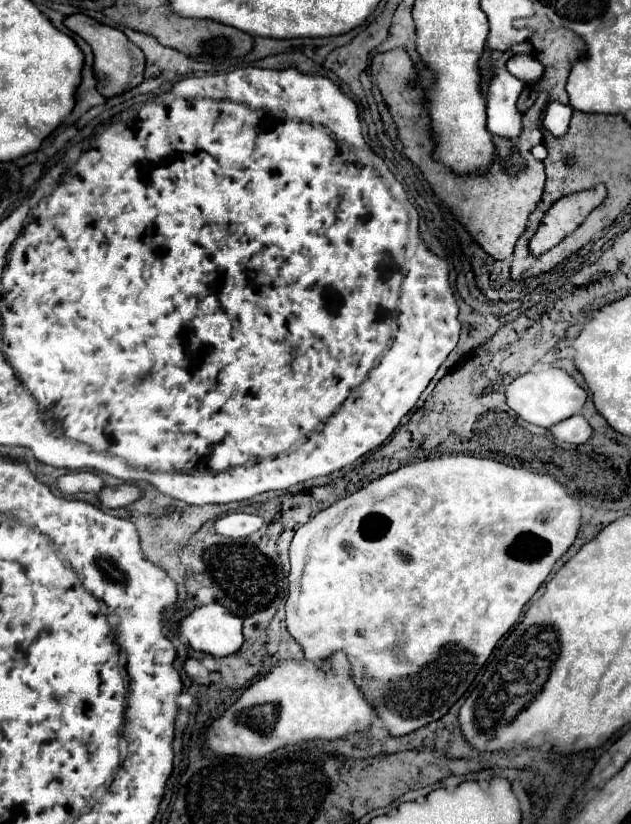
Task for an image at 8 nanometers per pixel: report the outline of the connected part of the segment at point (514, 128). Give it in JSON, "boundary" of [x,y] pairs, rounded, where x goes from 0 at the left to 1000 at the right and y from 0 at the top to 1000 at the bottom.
{"boundary":[[[829,50],[829,52],[816,52],[810,55],[810,59],[803,62],[778,62],[778,81],[781,81],[781,89],[778,89],[778,96],[775,96],[775,108],[772,108],[772,157],[781,161],[781,164],[794,164],[794,166],[803,166],[803,169],[816,169],[823,166],[826,161],[826,137],[819,132],[819,120],[829,110],[829,98],[823,98],[819,93],[813,93],[800,76],[816,69],[816,67],[832,67],[832,64],[842,64],[842,52],[838,50]]]}

